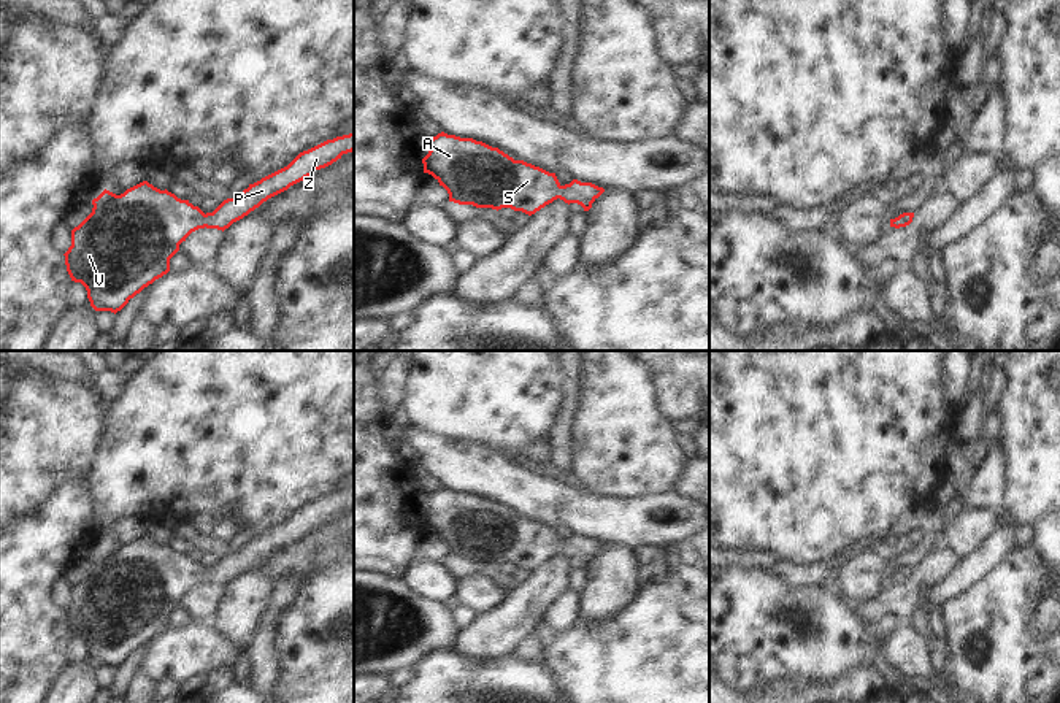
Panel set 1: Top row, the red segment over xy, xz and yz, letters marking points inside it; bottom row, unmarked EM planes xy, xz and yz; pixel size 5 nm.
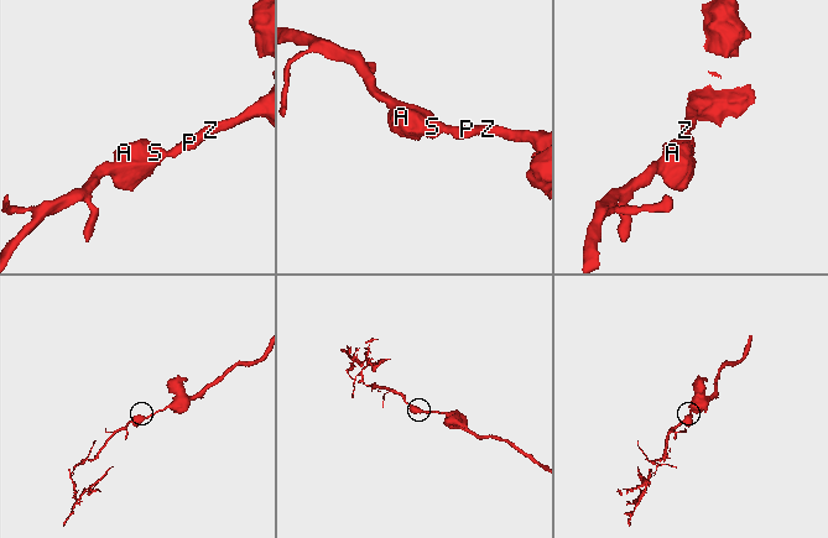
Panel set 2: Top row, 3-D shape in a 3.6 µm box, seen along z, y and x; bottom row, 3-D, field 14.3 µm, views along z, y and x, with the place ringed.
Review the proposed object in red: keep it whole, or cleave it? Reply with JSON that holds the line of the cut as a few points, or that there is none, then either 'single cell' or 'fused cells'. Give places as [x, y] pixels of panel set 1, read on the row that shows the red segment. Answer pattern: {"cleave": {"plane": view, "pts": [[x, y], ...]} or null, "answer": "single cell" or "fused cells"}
{"cleave": null, "answer": "single cell"}

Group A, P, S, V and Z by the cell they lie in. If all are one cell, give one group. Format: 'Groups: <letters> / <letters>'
Groups: A P S V Z

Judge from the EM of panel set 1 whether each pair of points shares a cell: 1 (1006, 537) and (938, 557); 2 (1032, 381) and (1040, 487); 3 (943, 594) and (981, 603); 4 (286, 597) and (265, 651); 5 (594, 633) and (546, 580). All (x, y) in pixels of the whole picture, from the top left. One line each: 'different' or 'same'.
1: different
2: same
3: different
4: same
5: different

